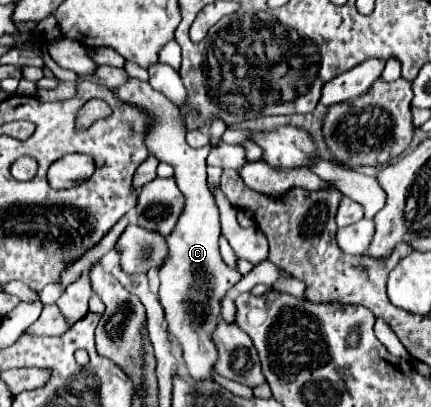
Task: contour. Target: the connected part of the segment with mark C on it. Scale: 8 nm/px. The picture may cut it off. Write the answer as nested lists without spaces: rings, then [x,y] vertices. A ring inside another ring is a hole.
[[[127,78],[117,90],[117,96],[125,102],[143,106],[145,112],[153,114],[153,128],[147,132],[145,144],[157,160],[169,162],[175,168],[175,178],[179,190],[185,194],[185,210],[169,236],[167,242],[167,258],[159,266],[159,302],[165,310],[165,320],[169,334],[177,338],[183,348],[183,360],[195,380],[211,380],[215,372],[215,362],[219,358],[217,346],[213,342],[213,330],[221,320],[221,300],[227,296],[229,288],[241,280],[237,270],[231,270],[219,252],[219,210],[215,204],[213,194],[207,190],[207,172],[205,172],[205,158],[209,154],[211,144],[199,150],[191,148],[185,142],[185,128],[179,116],[179,110],[163,98],[159,90],[153,90],[149,82]]]

